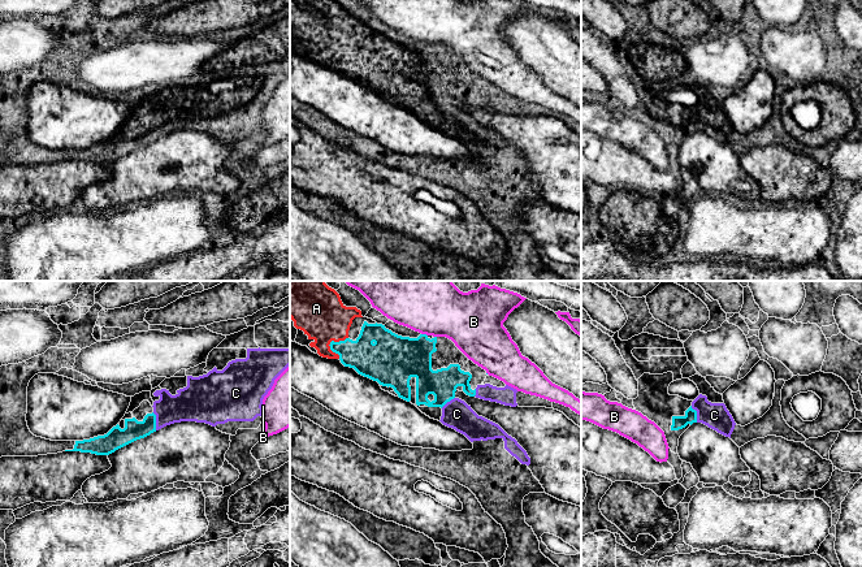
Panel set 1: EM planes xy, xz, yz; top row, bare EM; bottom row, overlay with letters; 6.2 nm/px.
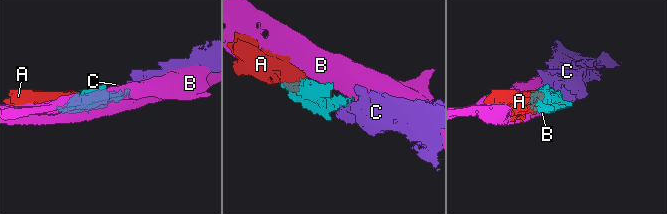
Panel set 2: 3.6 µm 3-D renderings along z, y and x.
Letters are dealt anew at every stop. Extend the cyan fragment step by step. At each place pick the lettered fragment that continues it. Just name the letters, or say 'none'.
A, C

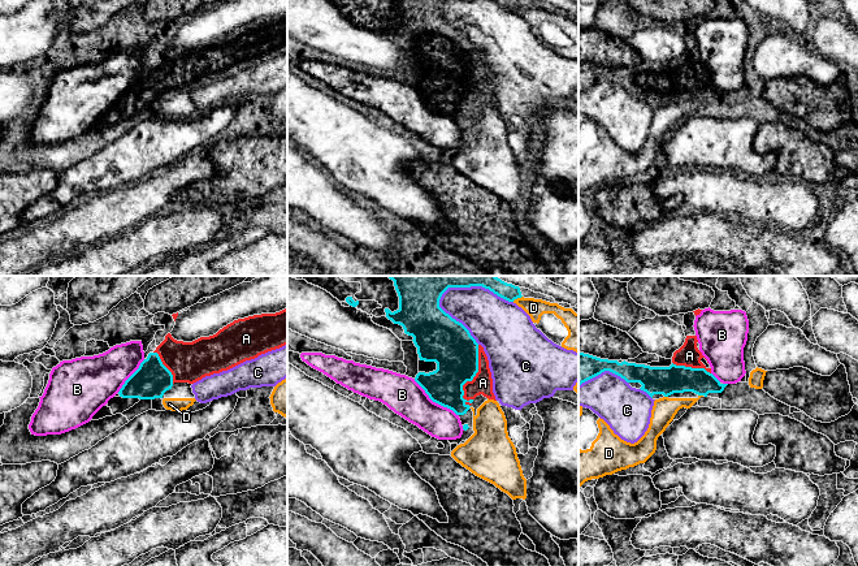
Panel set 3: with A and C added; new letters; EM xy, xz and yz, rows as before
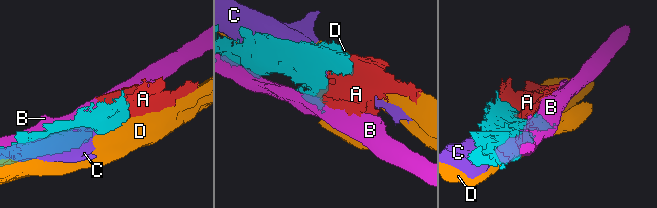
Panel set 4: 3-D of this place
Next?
A

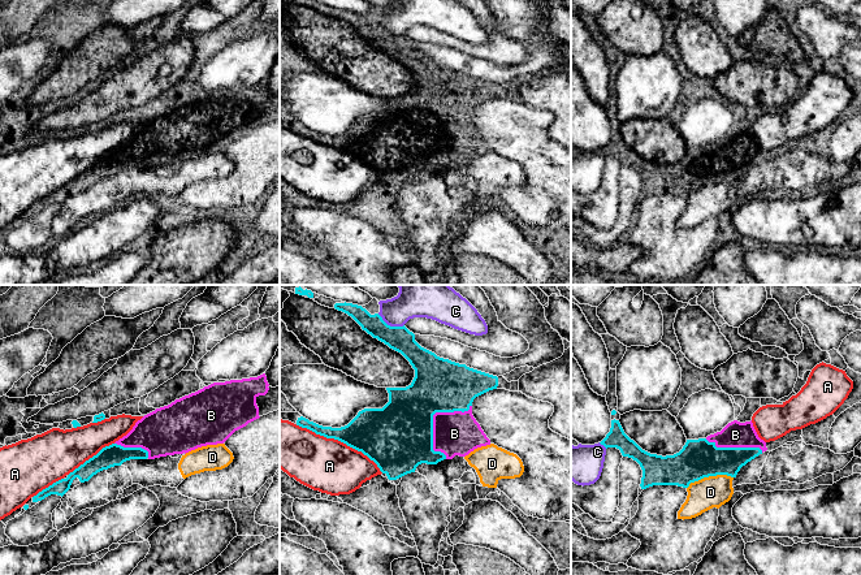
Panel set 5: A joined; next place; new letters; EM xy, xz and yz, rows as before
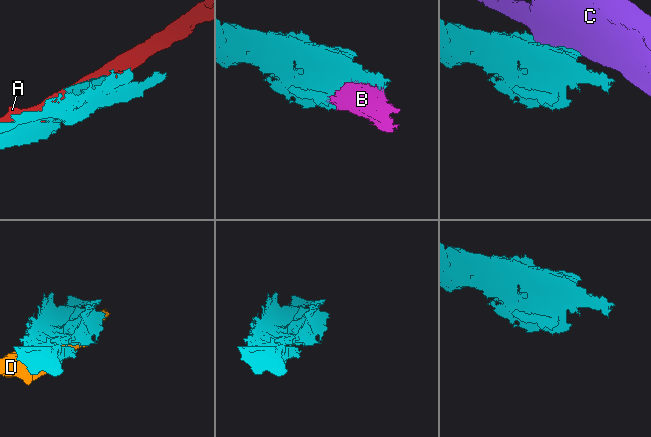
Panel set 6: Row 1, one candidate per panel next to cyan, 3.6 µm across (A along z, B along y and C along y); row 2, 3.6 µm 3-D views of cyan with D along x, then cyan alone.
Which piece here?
B

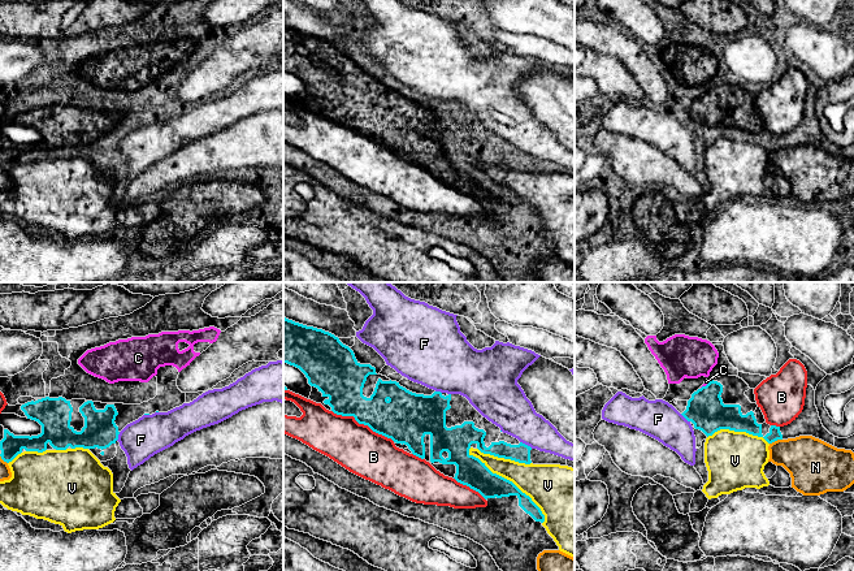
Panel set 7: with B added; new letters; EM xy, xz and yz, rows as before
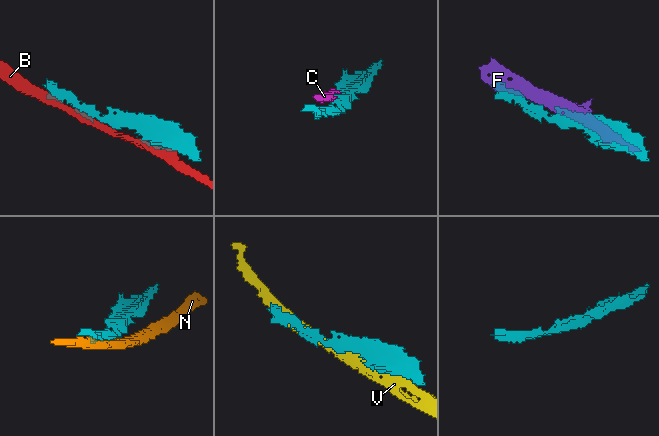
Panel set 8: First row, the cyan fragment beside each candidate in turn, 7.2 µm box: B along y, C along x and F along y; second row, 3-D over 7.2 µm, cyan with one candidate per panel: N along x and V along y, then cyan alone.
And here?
none

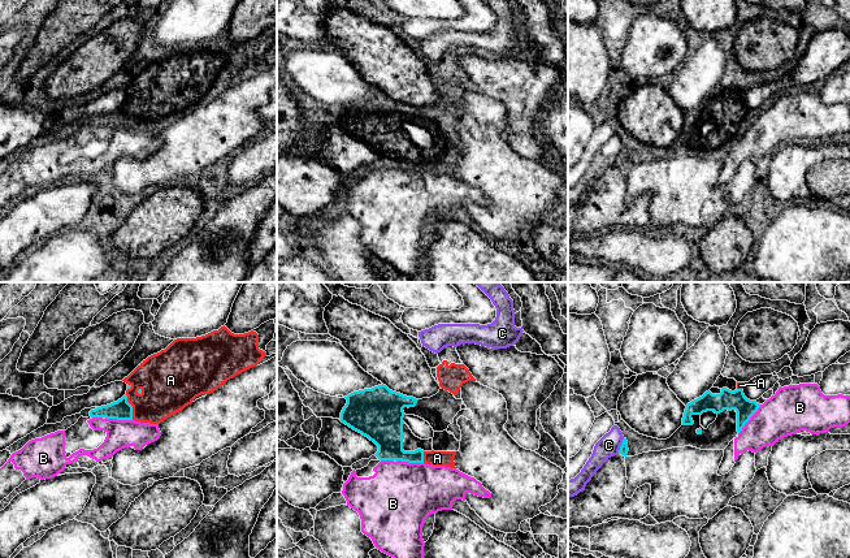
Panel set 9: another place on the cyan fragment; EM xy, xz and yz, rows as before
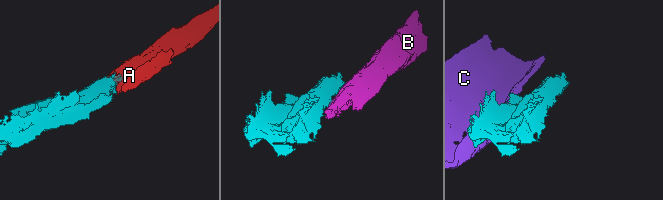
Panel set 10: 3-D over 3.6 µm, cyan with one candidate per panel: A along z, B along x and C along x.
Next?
A

